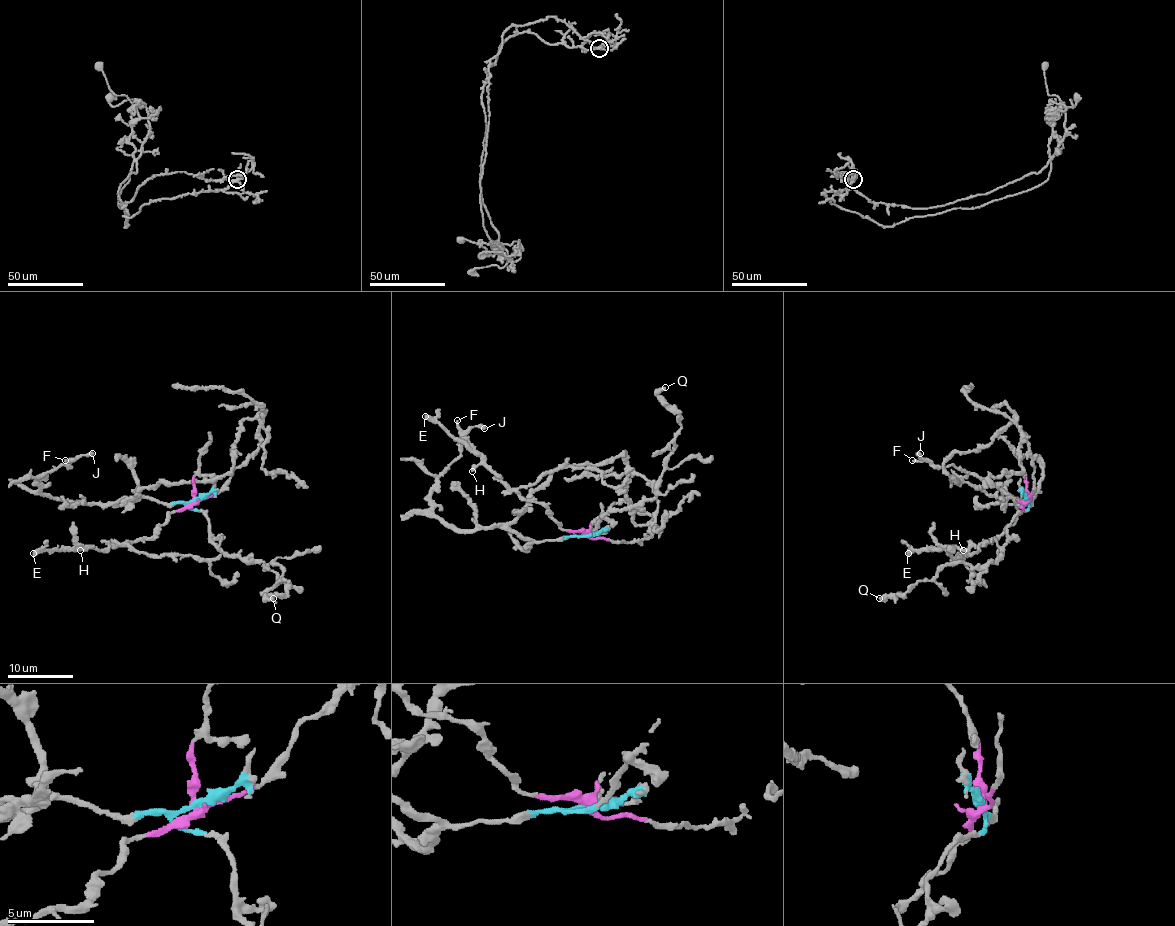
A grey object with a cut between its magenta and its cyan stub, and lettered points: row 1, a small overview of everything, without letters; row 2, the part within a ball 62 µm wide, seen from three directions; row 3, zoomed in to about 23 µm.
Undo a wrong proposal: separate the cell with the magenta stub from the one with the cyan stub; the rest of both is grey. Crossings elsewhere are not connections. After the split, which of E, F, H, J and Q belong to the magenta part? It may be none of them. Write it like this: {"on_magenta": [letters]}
{"on_magenta": ["E", "H"]}

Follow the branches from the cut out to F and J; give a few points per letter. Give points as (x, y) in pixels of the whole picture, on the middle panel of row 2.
F: (587, 534), (532, 542), (501, 527), (449, 527), (433, 511), (431, 487), (460, 454), (457, 420)
J: (587, 534), (532, 542), (501, 527), (454, 529), (436, 514), (431, 487), (460, 454), (460, 440), (485, 428)

